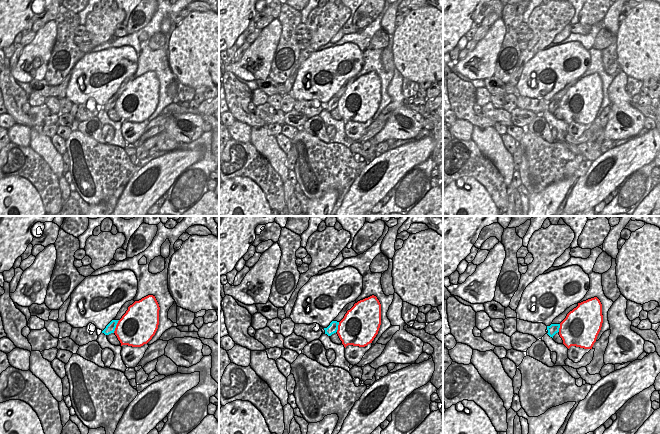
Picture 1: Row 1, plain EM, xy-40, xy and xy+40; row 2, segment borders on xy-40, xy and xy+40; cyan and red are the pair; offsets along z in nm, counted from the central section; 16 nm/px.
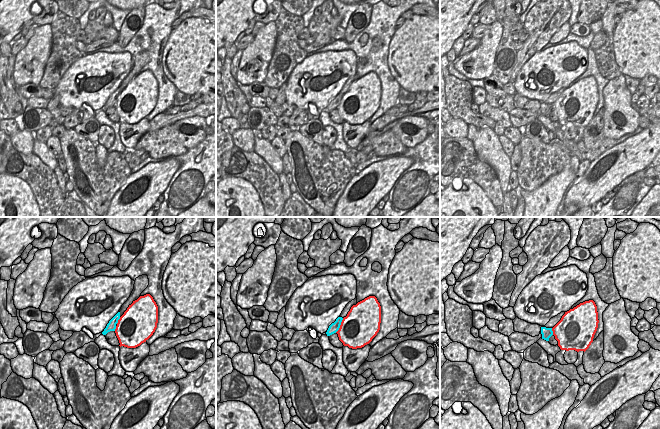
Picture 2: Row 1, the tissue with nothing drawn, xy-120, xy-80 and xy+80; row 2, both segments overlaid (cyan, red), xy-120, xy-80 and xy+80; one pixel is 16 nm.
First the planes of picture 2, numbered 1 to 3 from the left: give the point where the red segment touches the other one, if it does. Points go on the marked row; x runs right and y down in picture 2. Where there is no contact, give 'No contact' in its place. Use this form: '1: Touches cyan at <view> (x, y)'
1: Touches cyan at xy-120 (118, 319)
2: Touches cyan at xy-80 (340, 324)
3: Touches cyan at xy+80 (552, 331)

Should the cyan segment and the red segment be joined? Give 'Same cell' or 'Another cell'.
Another cell

